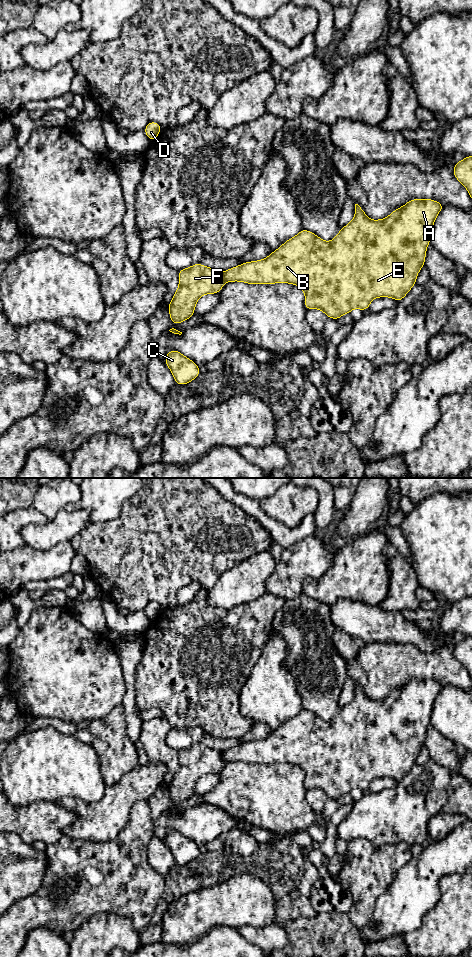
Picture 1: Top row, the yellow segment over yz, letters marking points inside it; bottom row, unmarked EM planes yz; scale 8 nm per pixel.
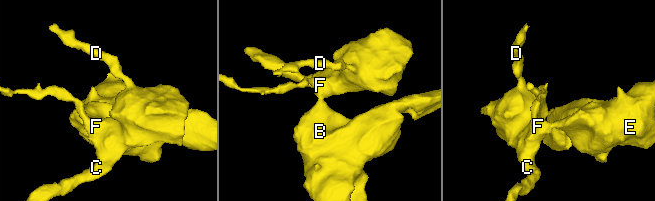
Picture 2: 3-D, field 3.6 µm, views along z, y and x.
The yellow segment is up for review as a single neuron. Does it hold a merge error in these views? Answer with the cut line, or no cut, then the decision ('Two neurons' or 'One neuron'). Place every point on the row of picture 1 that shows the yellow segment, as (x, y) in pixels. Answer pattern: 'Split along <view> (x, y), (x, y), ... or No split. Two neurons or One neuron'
Split along yz (221, 273), (221, 278), (224, 281). Two neurons

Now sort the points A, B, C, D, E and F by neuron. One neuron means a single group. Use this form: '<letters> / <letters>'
A B E / C D F

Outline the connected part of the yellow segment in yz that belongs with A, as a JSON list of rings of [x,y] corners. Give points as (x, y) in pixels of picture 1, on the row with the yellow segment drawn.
[[[411,199],[404,206],[394,210],[388,217],[381,220],[371,220],[366,215],[364,210],[355,204],[354,219],[340,229],[337,236],[330,242],[326,242],[319,238],[311,231],[302,229],[295,237],[290,238],[282,244],[277,250],[272,252],[267,258],[258,261],[242,263],[239,266],[228,269],[222,273],[224,282],[240,281],[248,284],[274,284],[274,283],[289,283],[298,285],[305,292],[305,309],[321,309],[328,318],[338,320],[342,315],[350,313],[354,308],[362,311],[367,310],[371,301],[377,297],[391,297],[397,302],[401,301],[410,289],[416,284],[416,277],[420,269],[424,266],[426,248],[430,244],[430,235],[438,213],[444,208],[441,204],[432,199]]]

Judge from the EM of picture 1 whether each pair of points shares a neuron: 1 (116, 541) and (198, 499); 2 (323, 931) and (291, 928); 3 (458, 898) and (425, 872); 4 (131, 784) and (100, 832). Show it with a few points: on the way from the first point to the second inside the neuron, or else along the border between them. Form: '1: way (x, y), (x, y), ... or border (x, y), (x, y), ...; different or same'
1: way (136, 541), (152, 541), (178, 519); same
2: way (315, 931), (299, 930); same
3: border (460, 873), (440, 879), (433, 906); different
4: way (122, 796), (104, 820); same

